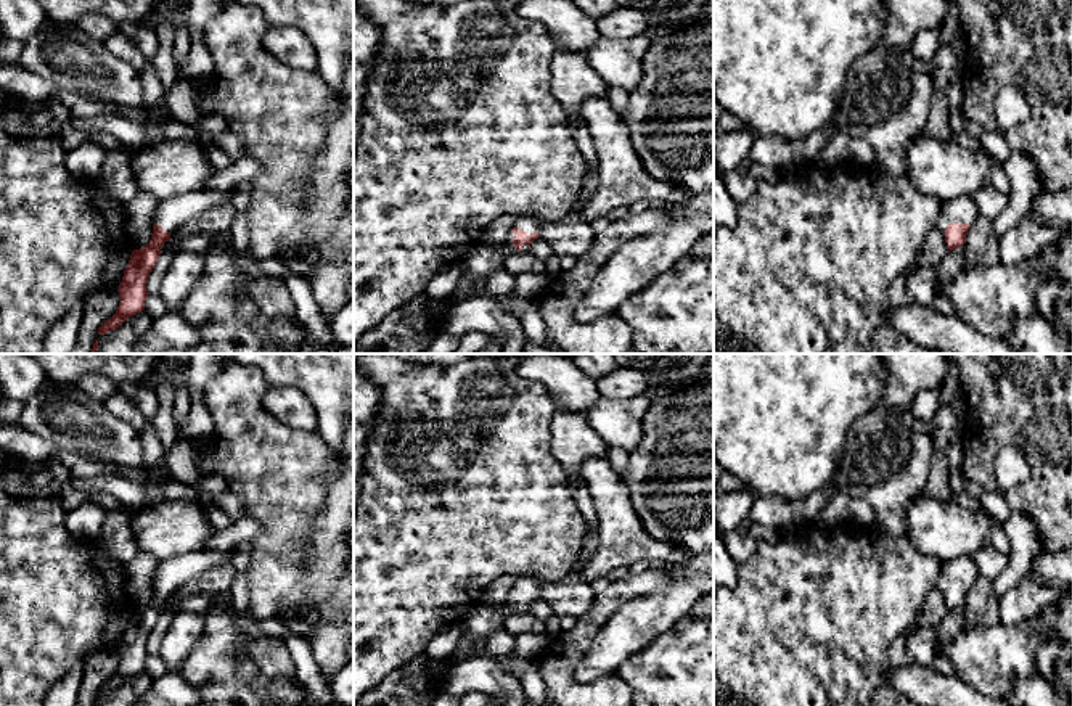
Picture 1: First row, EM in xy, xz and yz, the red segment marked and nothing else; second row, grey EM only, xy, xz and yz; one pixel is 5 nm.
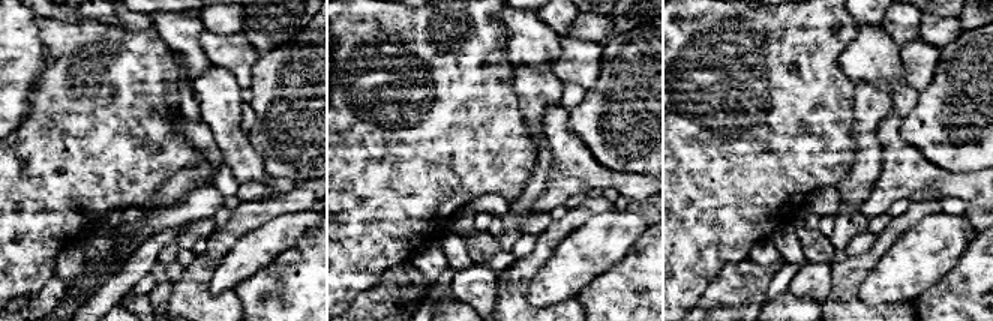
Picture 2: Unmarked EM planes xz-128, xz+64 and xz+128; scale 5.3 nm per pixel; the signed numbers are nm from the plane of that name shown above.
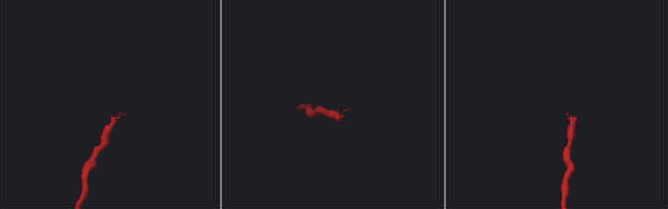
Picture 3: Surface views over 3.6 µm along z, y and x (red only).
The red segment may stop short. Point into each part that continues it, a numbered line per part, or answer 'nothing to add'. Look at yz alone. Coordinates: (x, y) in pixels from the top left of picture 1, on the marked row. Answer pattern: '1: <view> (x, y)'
1: yz (963, 209)

